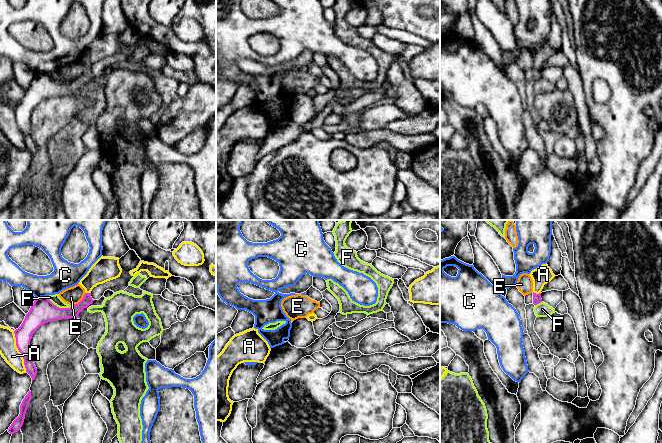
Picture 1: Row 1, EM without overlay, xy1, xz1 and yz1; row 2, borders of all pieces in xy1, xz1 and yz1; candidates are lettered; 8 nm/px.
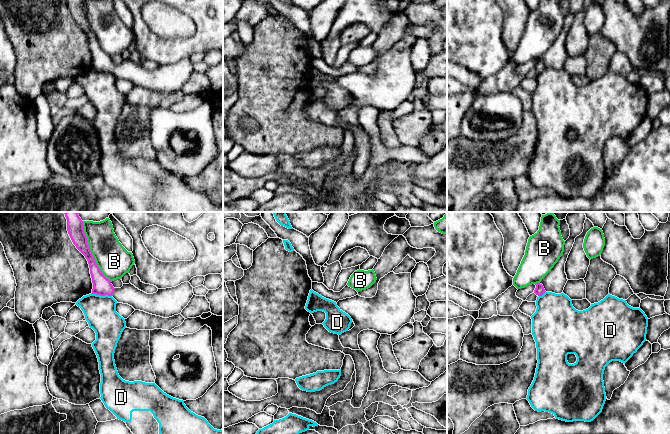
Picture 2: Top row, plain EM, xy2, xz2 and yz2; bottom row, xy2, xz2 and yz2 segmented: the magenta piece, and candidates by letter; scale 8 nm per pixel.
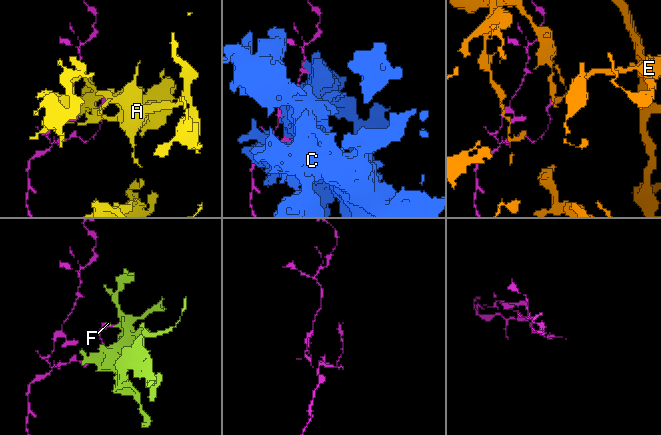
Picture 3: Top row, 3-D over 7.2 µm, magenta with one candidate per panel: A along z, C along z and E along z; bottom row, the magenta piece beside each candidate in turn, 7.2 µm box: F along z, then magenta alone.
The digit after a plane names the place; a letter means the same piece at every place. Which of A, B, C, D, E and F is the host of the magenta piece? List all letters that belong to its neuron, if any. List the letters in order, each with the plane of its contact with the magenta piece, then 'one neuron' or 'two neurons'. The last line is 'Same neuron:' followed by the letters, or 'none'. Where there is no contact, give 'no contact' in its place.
A: xy1 | two neurons
B: xy2 | two neurons
C: xy1 | two neurons
D: xy2 | two neurons
E: xy1 | two neurons
F: xy1 | two neurons
Same neuron: none

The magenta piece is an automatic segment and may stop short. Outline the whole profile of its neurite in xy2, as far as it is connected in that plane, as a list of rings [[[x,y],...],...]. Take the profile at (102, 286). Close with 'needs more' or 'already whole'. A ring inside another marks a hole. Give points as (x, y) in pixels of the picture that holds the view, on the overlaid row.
[[[64,212],[67,219],[68,234],[76,248],[88,261],[93,283],[92,294],[112,296],[118,303],[128,304],[135,310],[169,318],[178,315],[193,297],[193,287],[189,282],[172,288],[158,289],[156,293],[147,294],[131,283],[114,288],[111,281],[100,271],[87,243],[83,221],[77,212]]]; needs more

